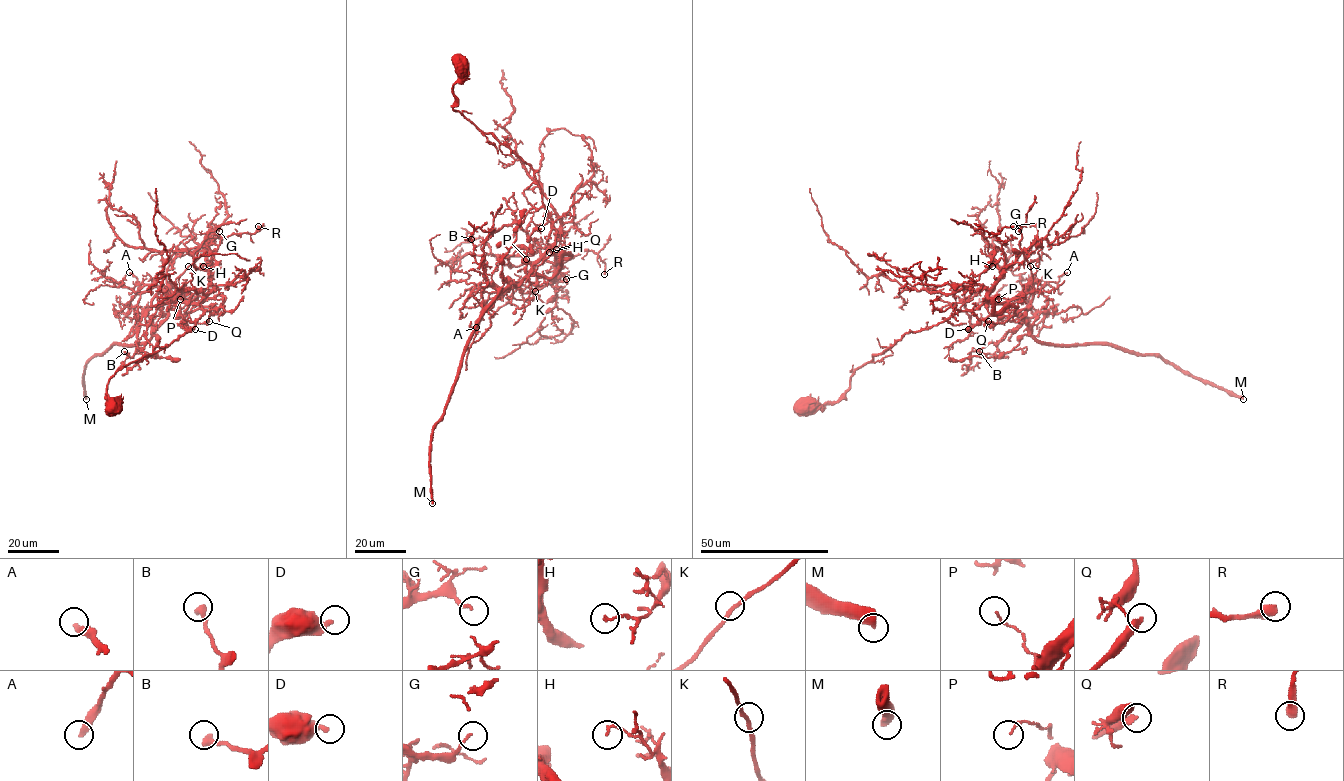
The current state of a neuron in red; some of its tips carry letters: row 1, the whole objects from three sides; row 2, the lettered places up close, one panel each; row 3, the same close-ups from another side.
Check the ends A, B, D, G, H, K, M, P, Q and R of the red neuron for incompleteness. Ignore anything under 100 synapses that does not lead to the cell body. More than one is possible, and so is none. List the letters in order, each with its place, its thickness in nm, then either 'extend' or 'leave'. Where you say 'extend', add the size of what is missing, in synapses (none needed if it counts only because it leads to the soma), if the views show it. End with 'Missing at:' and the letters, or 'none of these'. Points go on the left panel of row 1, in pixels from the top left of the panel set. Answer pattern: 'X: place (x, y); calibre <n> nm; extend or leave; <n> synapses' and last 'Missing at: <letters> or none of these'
A: place (129, 272); calibre 320 nm; leave
B: place (124, 351); calibre 360 nm; leave
D: place (195, 329); calibre 360 nm; leave
G: place (219, 231); calibre 140 nm; leave
H: place (203, 266); calibre 110 nm; leave
K: place (188, 266); calibre 190 nm; leave
M: place (86, 399); calibre 480 nm; extend; 750 synapses
P: place (180, 299); calibre 120 nm; leave
Q: place (209, 321); calibre 240 nm; extend; 160 synapses
R: place (258, 226); calibre 460 nm; leave
Missing at: M, Q

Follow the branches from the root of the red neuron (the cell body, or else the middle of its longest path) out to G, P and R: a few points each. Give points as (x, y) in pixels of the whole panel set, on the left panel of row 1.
G: (113, 407), (106, 387), (114, 373), (168, 346), (206, 311), (204, 236), (219, 231)
P: (113, 407), (106, 403), (106, 387), (114, 373), (168, 346), (206, 311), (202, 302), (180, 299)
R: (113, 407), (106, 403), (108, 380), (195, 326), (206, 311), (202, 291), (220, 240), (253, 234), (258, 226)

